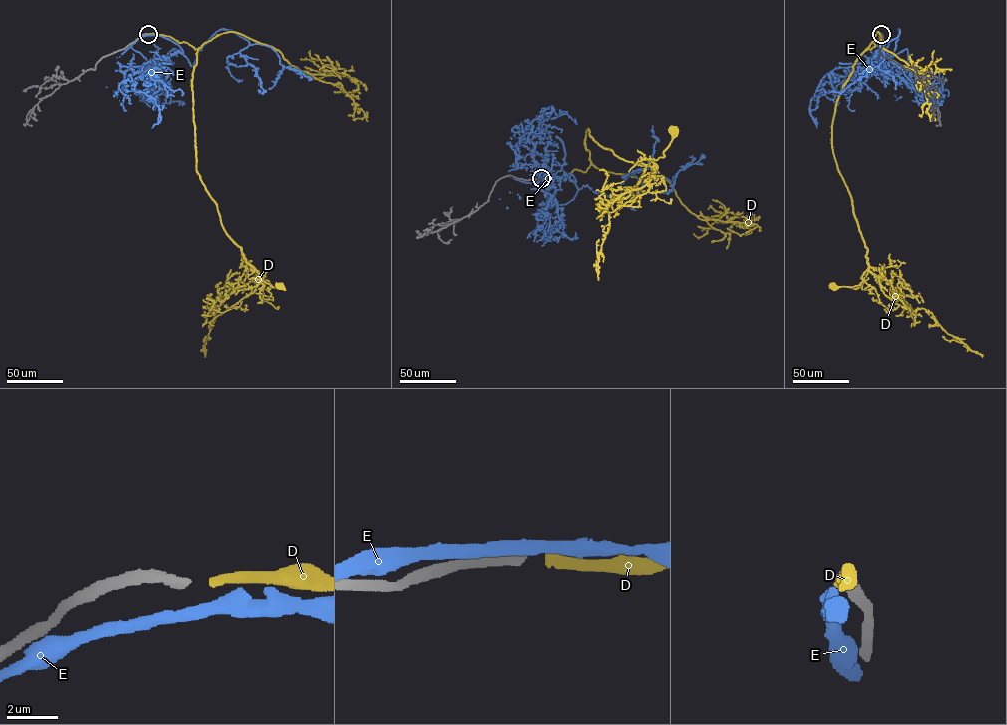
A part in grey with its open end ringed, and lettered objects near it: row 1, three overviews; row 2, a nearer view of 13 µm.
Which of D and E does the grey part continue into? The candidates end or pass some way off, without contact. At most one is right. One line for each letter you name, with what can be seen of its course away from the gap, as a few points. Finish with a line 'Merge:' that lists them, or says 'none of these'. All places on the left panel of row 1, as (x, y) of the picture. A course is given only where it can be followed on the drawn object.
D: Its course: (149, 34), (171, 37), (197, 49), (192, 80), (197, 172), (225, 233), (261, 280), (280, 286)
Merge: D

